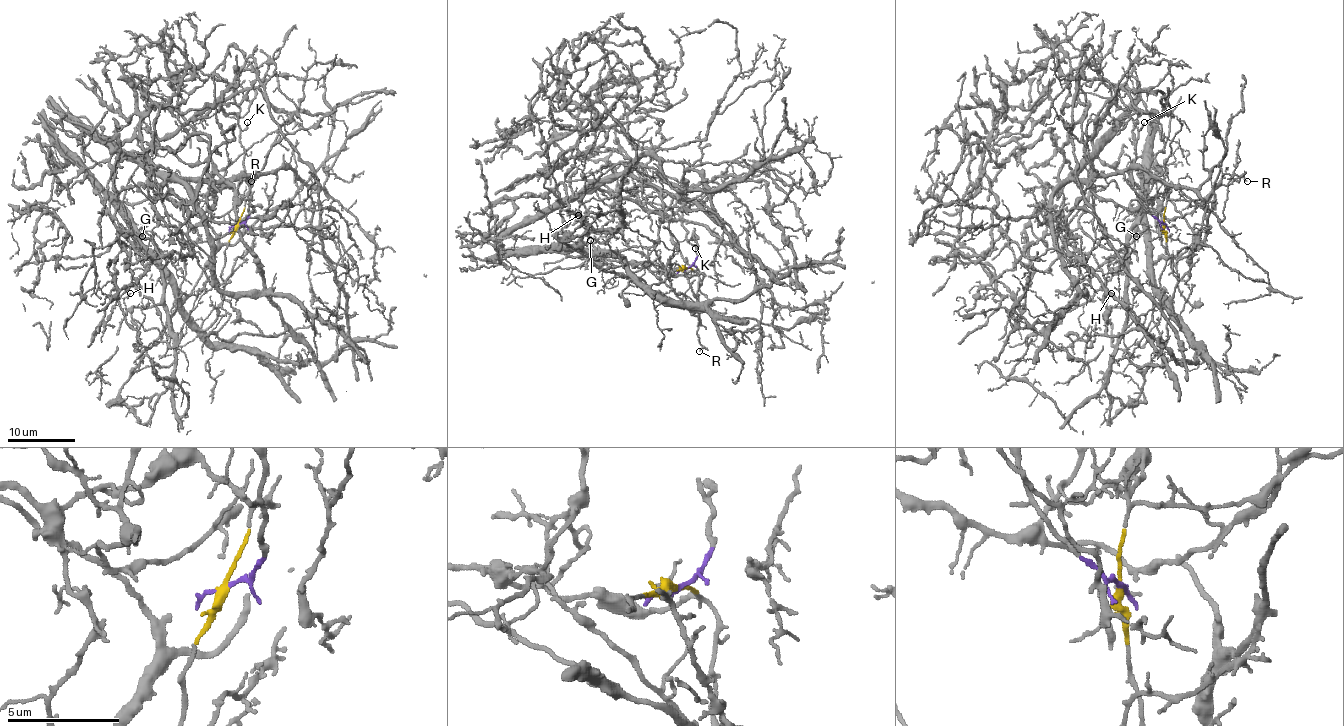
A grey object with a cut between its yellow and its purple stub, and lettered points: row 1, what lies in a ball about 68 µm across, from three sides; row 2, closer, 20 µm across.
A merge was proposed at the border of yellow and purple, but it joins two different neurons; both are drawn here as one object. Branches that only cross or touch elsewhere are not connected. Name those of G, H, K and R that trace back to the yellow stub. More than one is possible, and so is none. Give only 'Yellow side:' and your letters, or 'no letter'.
Yellow side: G, H, R

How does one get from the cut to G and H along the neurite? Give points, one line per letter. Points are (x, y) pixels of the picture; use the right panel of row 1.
G: (1164, 224), (1171, 187), (1161, 201), (1158, 195), (1152, 199), (1146, 233), (1136, 236)
H: (1164, 224), (1171, 187), (1161, 201), (1158, 195), (1152, 199), (1132, 229), (1125, 307), (1110, 309), (1110, 293)

